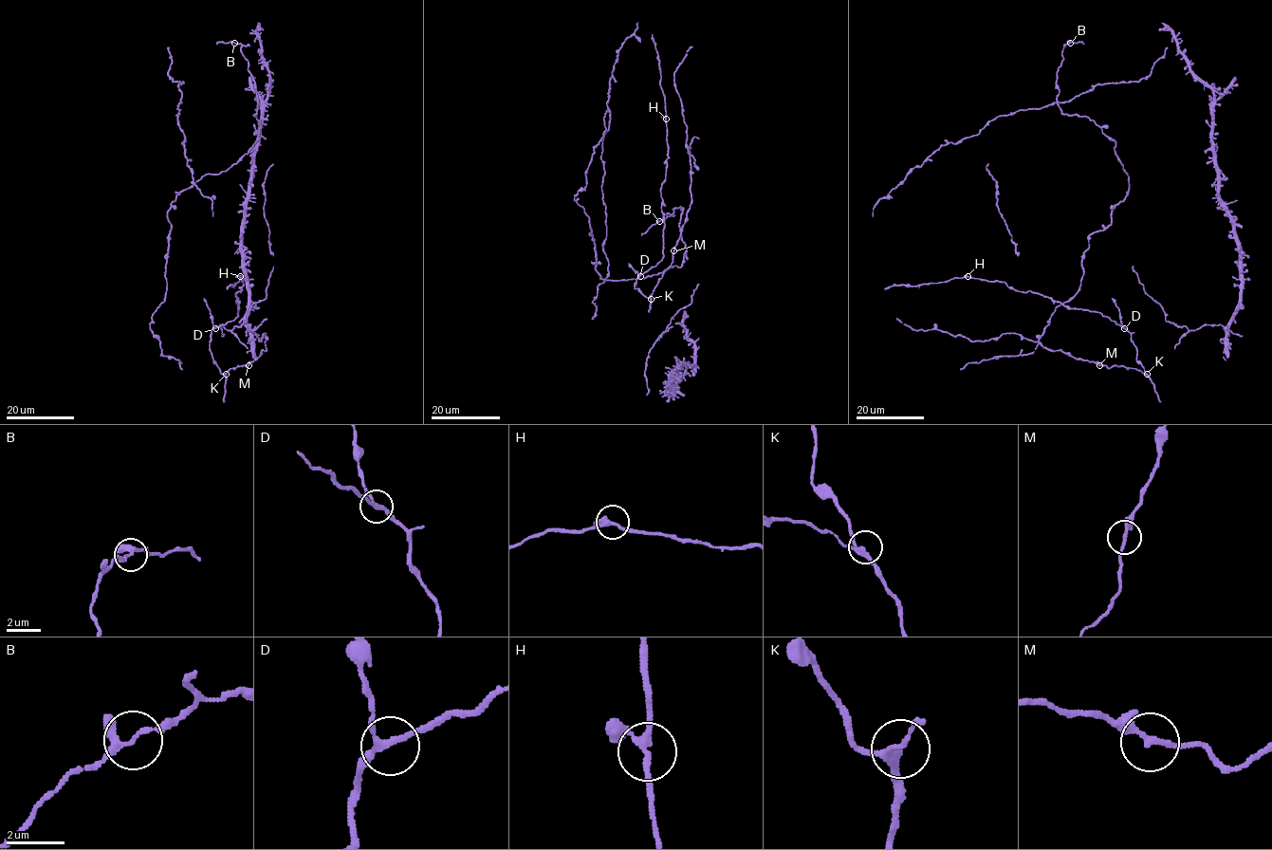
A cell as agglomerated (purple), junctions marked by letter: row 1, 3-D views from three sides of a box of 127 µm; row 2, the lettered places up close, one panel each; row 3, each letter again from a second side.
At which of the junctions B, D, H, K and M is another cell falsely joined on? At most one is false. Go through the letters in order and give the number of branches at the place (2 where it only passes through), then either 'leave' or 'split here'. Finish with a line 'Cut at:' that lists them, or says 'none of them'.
B: 3 | leave
D: 3 | leave
H: 3 | leave
K: 3 | leave
M: 3 | leave
Cut at: none of them

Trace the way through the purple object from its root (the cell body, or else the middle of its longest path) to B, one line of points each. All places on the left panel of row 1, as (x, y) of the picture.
B: (170, 231), (167, 211), (175, 196), (206, 175), (230, 168), (257, 140), (256, 85), (241, 45), (234, 43)

